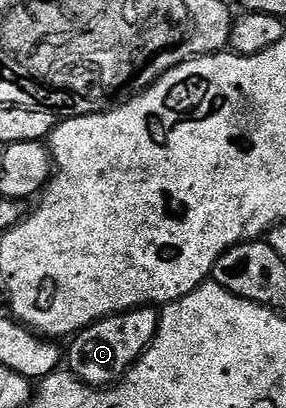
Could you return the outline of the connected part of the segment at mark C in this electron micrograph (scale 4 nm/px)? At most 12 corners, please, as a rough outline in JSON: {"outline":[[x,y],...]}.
{"outline":[[152,307],[108,316],[72,337],[67,368],[112,388],[157,333]]}

